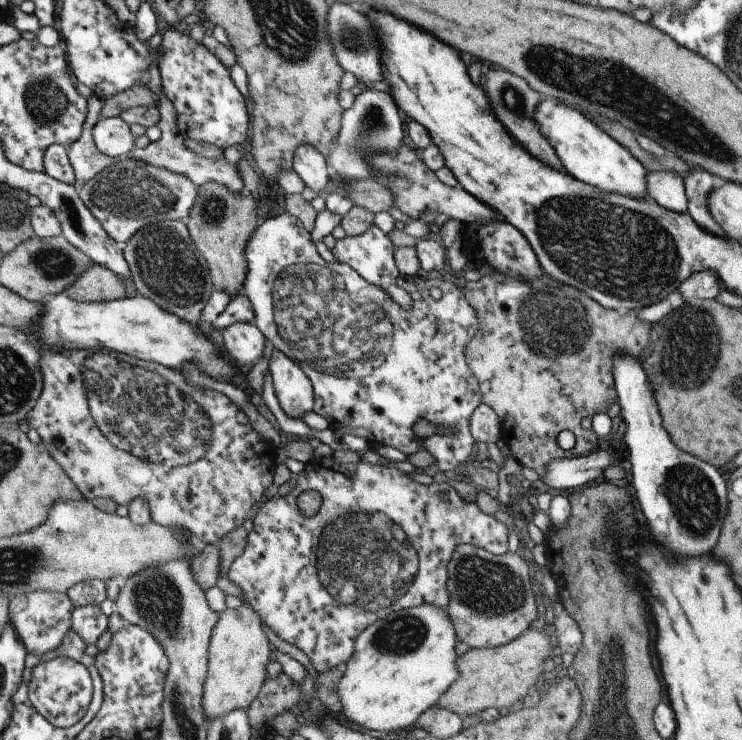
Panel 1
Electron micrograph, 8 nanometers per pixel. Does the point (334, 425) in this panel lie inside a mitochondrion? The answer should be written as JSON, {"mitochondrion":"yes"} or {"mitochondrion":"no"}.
{"mitochondrion":"no"}

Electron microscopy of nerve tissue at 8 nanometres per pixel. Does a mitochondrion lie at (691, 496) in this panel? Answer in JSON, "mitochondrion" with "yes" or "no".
{"mitochondrion":"yes"}

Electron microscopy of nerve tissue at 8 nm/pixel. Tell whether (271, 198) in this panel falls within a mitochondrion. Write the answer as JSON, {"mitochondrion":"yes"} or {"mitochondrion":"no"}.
{"mitochondrion":"no"}

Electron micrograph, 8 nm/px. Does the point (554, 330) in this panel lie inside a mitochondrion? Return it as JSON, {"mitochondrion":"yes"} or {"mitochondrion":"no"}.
{"mitochondrion":"yes"}

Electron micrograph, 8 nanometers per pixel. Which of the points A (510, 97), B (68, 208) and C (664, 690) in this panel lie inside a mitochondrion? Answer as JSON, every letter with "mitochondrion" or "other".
{"A":"mitochondrion","B":"mitochondrion","C":"other"}

